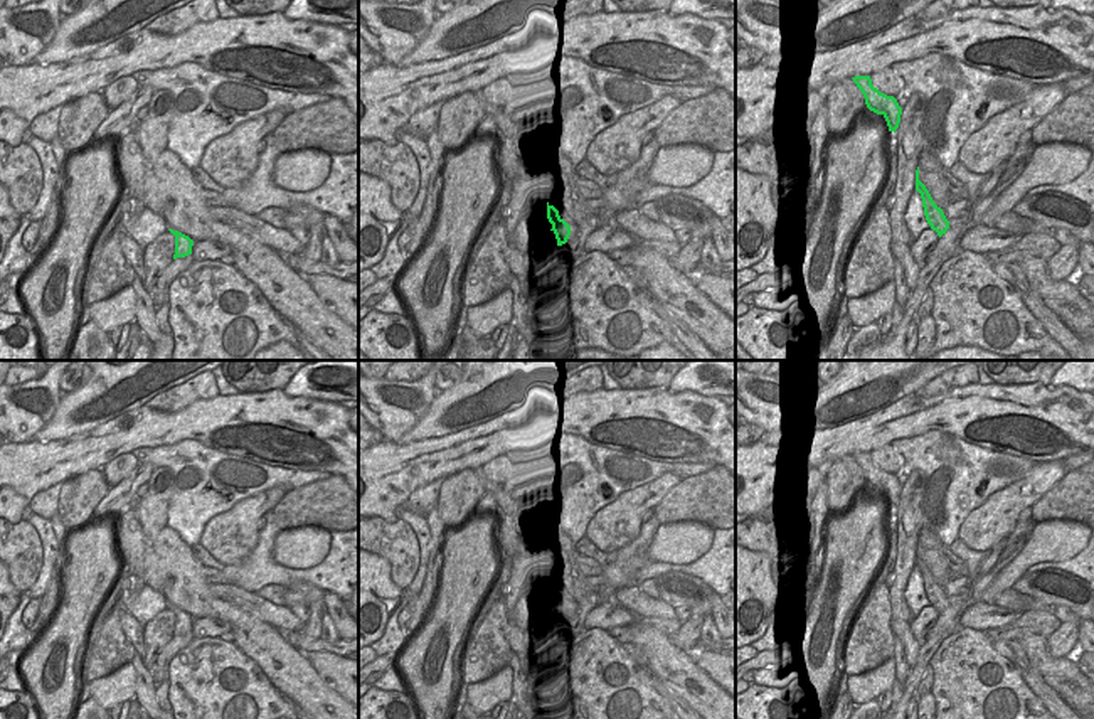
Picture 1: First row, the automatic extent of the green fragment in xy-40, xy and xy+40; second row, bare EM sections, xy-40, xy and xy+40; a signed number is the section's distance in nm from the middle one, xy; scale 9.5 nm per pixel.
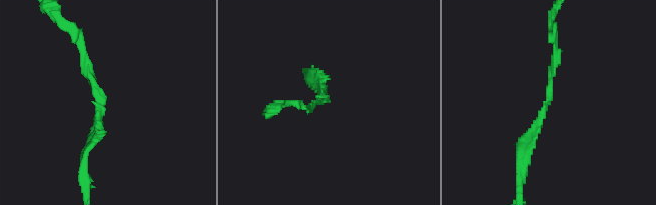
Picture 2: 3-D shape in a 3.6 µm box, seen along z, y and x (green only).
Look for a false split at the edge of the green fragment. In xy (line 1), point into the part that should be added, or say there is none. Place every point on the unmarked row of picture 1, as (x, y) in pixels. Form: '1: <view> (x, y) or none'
1: none

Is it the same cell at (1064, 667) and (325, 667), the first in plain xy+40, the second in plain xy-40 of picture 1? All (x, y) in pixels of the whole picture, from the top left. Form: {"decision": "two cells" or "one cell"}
{"decision": "two cells"}

